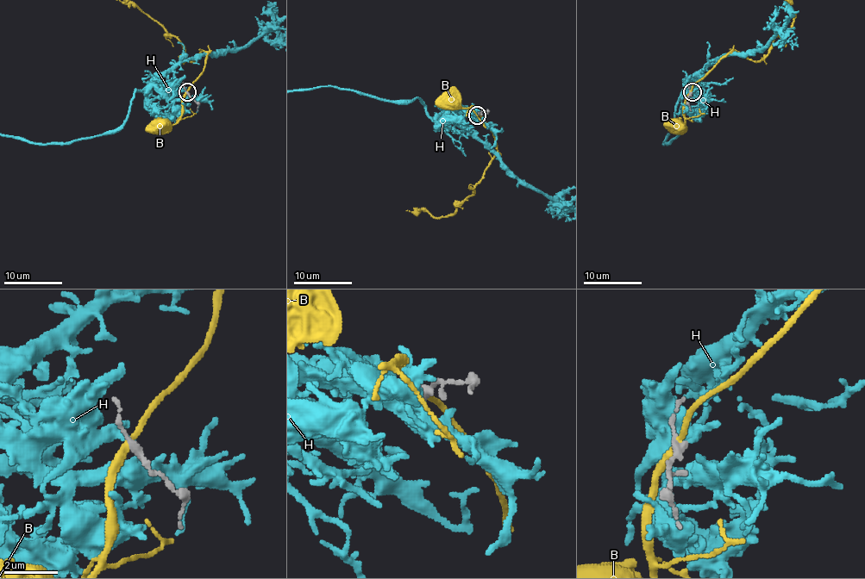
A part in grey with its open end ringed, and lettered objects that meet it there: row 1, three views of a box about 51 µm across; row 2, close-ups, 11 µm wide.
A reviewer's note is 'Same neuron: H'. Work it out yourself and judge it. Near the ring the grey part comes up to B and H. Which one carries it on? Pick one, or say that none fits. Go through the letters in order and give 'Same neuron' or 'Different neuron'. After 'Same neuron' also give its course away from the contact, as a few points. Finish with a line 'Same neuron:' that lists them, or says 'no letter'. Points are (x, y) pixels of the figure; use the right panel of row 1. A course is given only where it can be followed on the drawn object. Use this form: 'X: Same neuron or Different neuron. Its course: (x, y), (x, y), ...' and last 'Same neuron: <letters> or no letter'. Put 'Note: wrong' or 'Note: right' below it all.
B: Different neuron
H: Different neuron
Same neuron: no letter
Note: wrong

